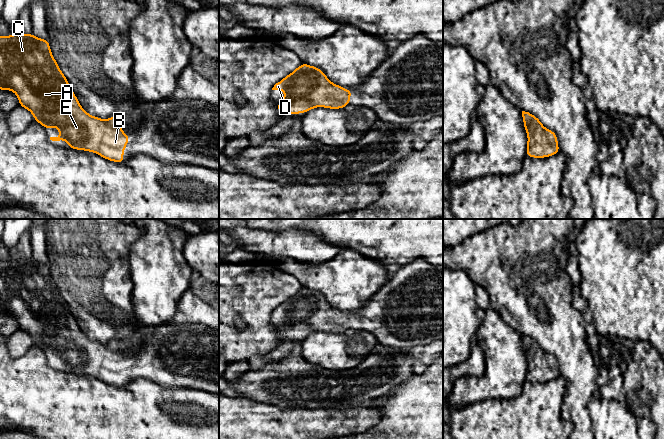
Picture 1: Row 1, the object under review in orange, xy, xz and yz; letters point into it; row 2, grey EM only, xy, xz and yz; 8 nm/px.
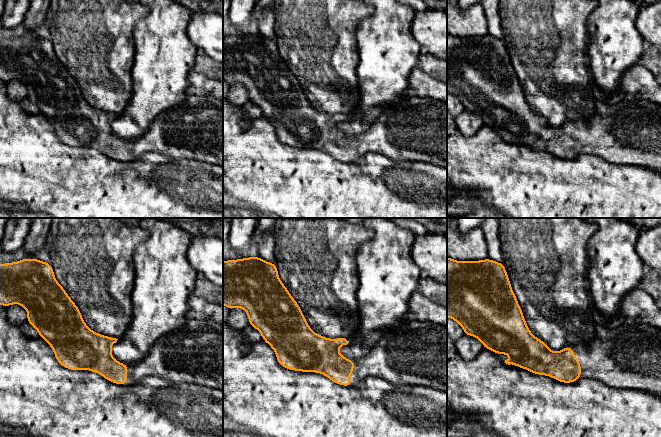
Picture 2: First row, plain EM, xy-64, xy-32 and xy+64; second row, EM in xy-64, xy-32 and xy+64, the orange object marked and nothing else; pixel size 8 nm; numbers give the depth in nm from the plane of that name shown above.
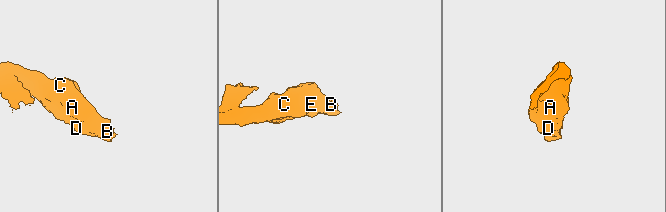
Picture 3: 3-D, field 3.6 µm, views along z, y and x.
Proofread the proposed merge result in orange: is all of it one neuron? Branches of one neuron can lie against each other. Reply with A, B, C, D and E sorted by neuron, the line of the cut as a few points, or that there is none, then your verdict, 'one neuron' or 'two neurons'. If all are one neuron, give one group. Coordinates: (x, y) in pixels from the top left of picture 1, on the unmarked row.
A B C D E | no cut | one neuron

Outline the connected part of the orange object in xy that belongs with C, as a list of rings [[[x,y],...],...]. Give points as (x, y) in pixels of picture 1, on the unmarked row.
[[[32,257],[0,260],[0,314],[13,315],[19,329],[28,333],[45,353],[58,352],[60,360],[50,361],[50,364],[67,365],[69,372],[90,375],[113,386],[124,386],[123,376],[130,360],[121,355],[123,342],[114,339],[103,344],[91,340],[81,331],[51,277],[48,264]]]

